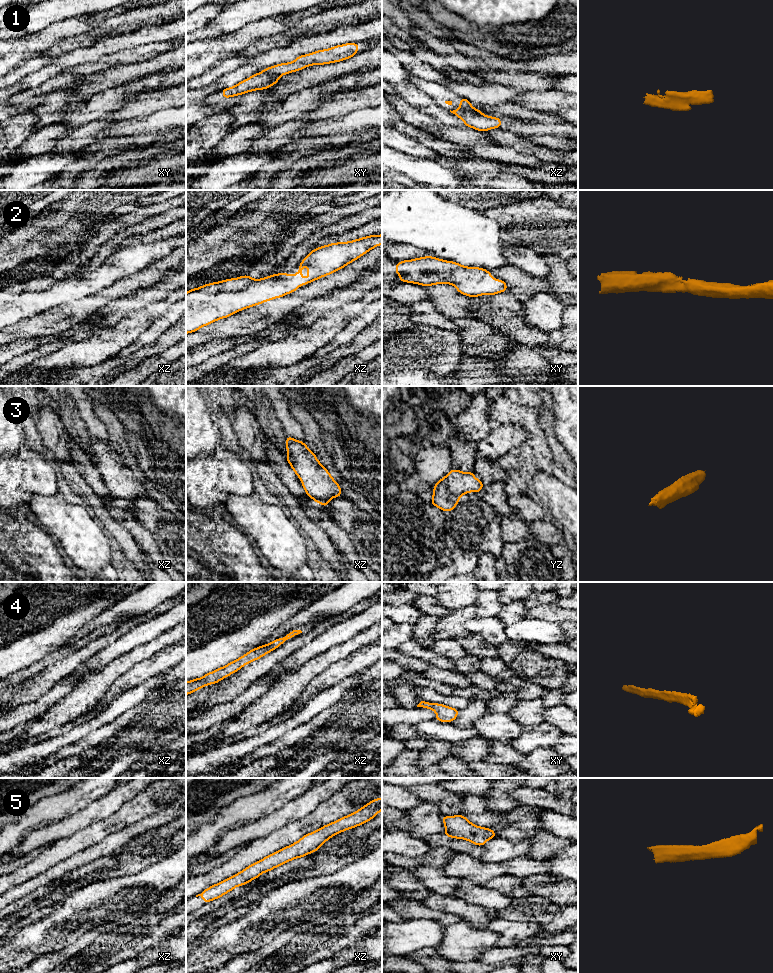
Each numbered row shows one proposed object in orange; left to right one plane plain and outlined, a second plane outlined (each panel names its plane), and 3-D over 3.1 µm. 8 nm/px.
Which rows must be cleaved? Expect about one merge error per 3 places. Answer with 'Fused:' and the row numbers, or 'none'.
Fused: 1

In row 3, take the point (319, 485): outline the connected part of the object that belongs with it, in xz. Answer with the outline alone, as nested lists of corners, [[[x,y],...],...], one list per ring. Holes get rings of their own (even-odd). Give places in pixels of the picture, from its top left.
[[[287,435],[286,459],[302,482],[306,495],[325,508],[330,499],[342,495],[340,485],[302,441]]]

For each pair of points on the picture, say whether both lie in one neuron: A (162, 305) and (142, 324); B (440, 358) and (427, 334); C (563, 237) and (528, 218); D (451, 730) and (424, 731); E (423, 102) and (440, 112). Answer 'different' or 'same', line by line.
A: same
B: same
C: same
D: same
E: same

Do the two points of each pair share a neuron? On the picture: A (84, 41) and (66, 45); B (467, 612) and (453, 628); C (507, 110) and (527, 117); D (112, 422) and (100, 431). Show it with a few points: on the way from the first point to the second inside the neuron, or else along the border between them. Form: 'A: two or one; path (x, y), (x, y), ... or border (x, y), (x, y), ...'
A: one; path (80, 41), (70, 44)
B: one; path (463, 616), (455, 624)
C: one; path (512, 110), (522, 113)
D: two; border (92, 407), (93, 411), (107, 427), (109, 442)

